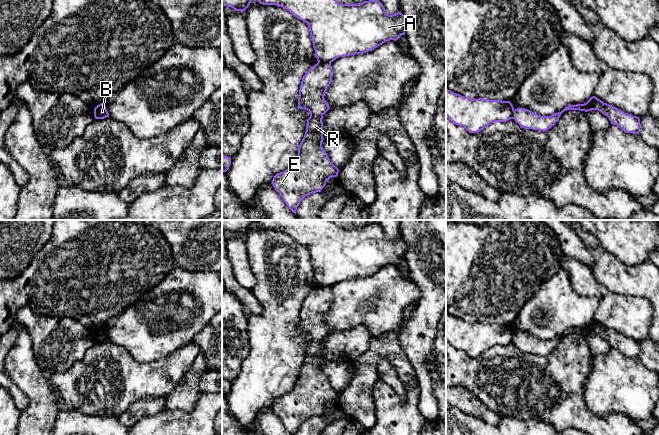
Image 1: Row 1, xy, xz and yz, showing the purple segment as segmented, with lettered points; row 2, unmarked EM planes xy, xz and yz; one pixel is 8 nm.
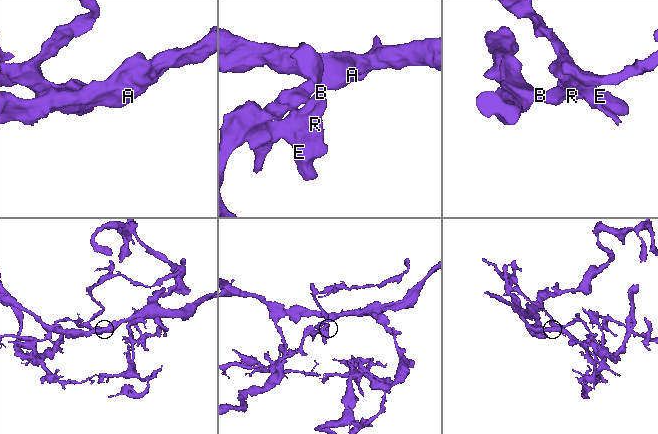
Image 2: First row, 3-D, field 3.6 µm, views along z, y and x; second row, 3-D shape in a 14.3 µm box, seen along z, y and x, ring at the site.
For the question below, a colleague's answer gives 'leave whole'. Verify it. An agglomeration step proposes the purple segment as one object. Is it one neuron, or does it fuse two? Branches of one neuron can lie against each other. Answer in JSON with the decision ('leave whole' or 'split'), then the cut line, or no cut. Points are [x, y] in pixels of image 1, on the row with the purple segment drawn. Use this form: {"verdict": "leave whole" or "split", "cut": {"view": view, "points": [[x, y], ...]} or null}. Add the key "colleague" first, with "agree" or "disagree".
{"colleague": "disagree", "verdict": "split", "cut": {"view": "xz", "points": [[318, 61], [330, 63]]}}

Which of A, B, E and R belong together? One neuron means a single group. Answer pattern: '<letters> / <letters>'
A B / E R

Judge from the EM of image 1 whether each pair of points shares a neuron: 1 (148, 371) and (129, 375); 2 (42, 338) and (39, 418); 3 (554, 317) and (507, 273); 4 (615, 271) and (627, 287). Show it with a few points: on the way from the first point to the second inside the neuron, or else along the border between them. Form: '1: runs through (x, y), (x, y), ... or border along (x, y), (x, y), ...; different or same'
1: runs through (143, 375), (134, 375); same
2: border along (32, 348), (37, 365), (48, 377); different
3: border along (547, 279), (517, 315); different
4: runs through (617, 275), (625, 283); same

